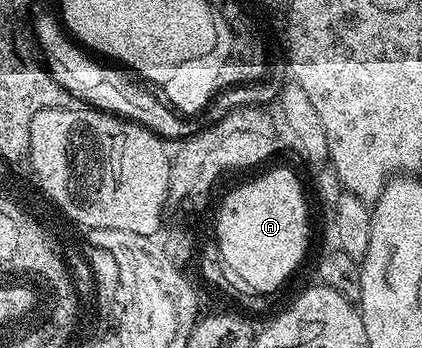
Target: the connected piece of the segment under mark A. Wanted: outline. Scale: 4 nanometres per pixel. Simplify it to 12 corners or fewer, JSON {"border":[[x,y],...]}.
{"border":[[301,178],[240,184],[214,241],[253,293],[275,288],[308,248]]}

